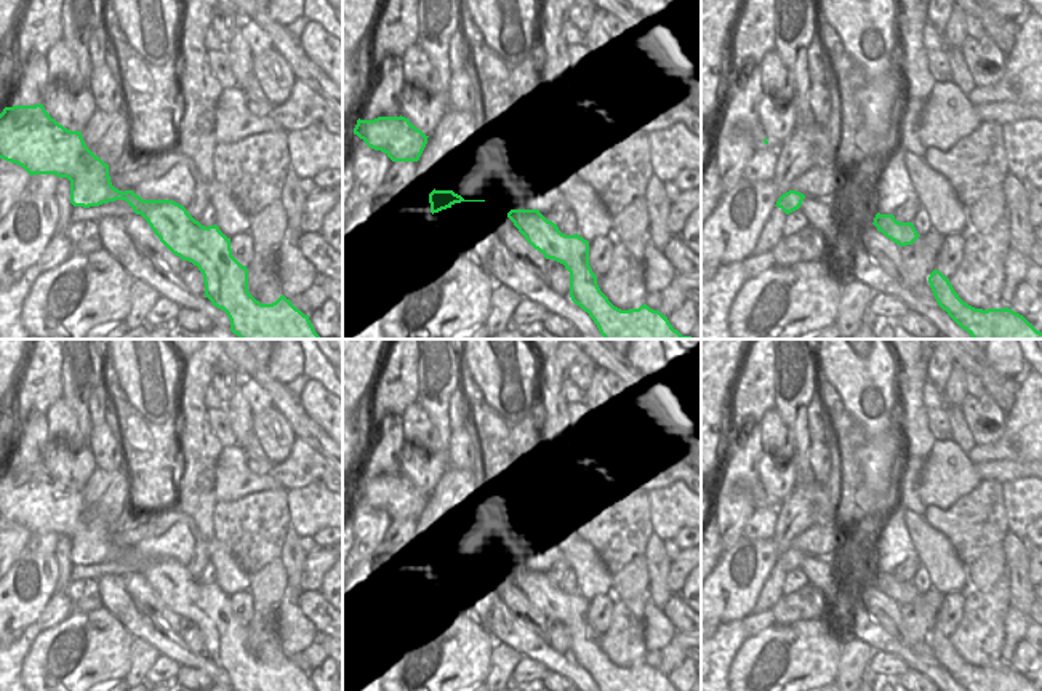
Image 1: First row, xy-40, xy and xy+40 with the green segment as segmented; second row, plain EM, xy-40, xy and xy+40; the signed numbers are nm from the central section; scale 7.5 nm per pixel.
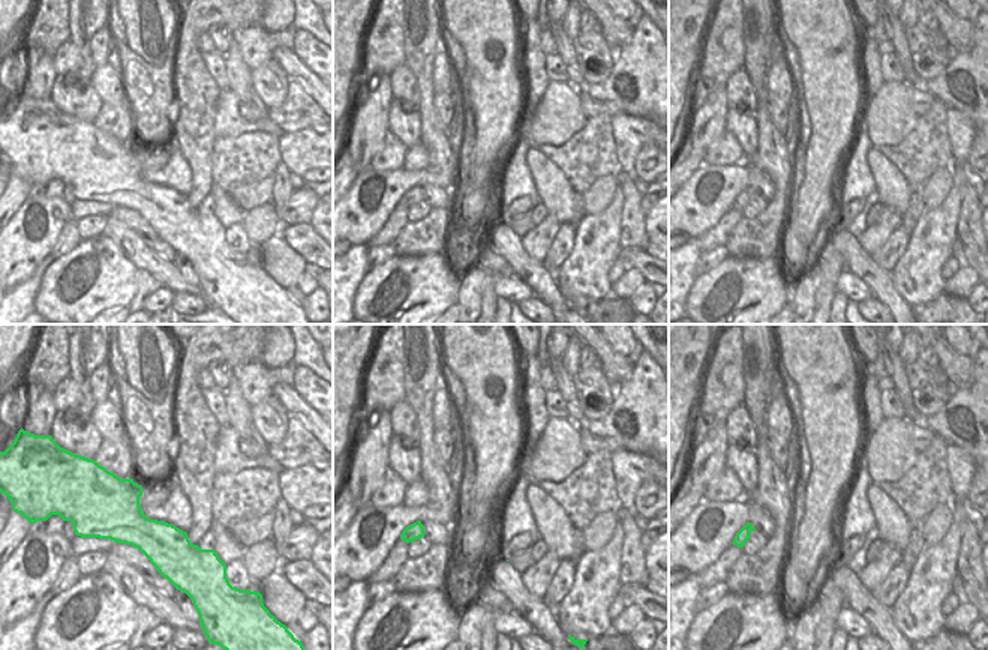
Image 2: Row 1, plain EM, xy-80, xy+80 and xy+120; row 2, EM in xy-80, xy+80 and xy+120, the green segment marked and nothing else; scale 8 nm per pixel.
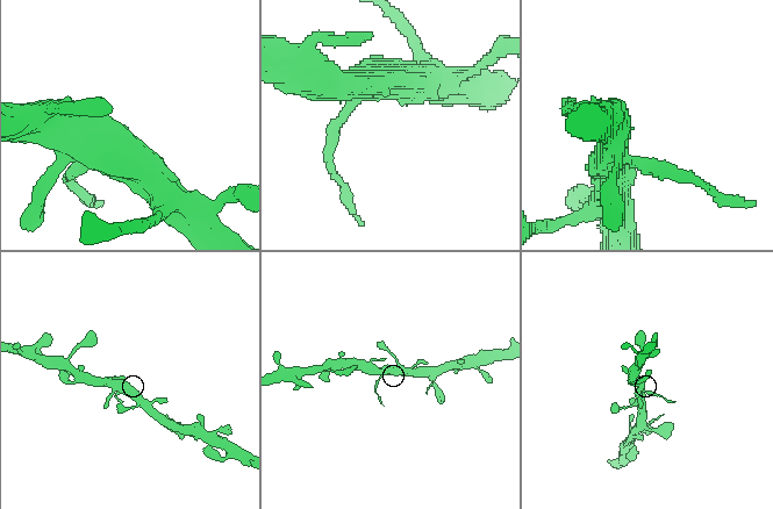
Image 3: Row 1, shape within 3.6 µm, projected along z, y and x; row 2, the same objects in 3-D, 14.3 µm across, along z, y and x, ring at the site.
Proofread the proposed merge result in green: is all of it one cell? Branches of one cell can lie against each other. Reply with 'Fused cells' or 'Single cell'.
Fused cells.

